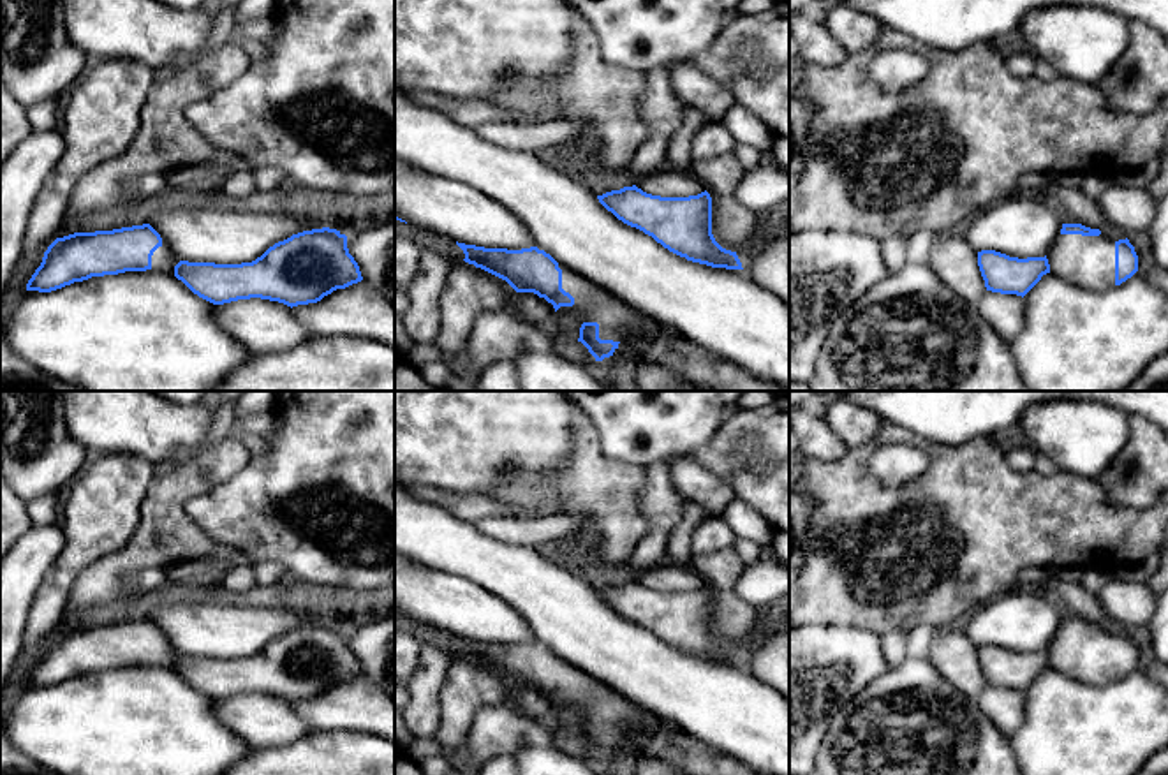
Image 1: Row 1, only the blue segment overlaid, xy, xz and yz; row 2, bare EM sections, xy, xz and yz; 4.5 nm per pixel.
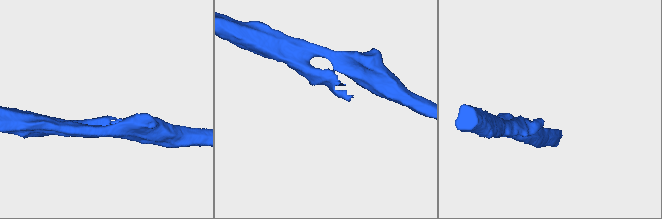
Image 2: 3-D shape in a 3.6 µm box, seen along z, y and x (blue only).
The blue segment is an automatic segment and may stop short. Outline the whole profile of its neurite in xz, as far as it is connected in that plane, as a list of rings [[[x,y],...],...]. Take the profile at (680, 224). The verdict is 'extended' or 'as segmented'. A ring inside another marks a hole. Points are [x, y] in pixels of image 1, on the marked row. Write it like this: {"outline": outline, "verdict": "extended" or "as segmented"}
{"outline": [[[632,185],[597,199],[618,220],[687,261],[743,269],[736,252],[722,248],[712,234],[712,197],[706,190],[689,197],[661,197]]], "verdict": "as segmented"}

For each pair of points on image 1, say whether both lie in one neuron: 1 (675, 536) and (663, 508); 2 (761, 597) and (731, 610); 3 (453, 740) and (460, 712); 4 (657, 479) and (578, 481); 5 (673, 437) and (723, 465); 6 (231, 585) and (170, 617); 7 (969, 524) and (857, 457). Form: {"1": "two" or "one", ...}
{"1": "two", "2": "two", "3": "one", "4": "two", "5": "two", "6": "two", "7": "one"}

